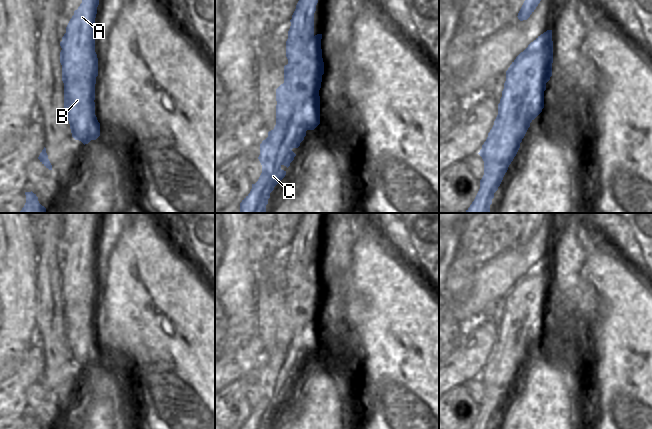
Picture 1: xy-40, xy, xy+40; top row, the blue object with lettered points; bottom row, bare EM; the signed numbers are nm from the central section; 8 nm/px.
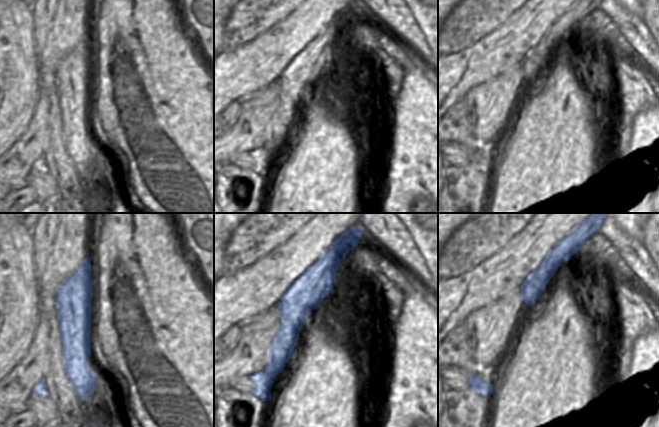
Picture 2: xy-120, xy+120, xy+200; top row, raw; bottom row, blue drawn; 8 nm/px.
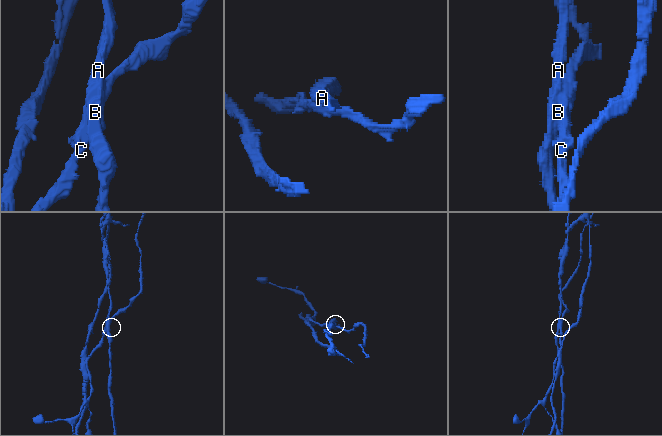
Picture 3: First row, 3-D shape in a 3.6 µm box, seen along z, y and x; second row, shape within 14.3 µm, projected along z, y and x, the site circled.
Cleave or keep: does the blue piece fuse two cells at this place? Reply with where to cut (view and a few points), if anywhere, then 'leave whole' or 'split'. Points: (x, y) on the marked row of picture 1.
cut in xy along (314, 36), (315, 59), (305, 58), (292, 67), (287, 64); split

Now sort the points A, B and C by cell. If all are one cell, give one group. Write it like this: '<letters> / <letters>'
A B / C

